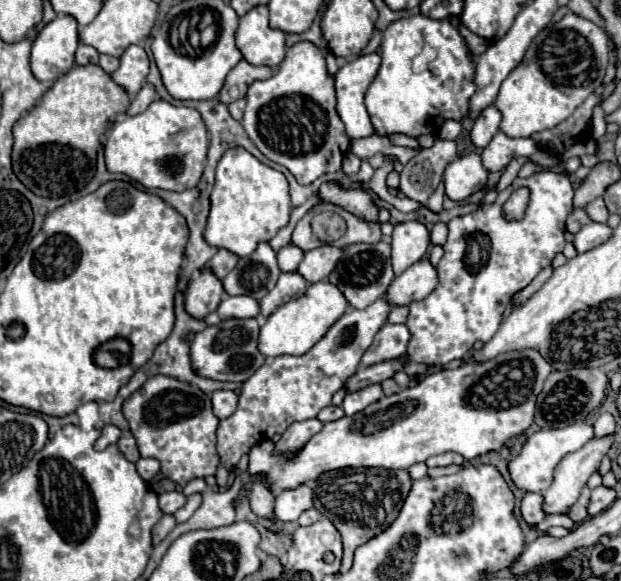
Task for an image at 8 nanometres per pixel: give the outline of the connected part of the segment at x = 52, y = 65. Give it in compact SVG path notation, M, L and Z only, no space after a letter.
M57 17L55 21L47 23L39 33L37 39L33 41L31 47L31 73L39 81L55 81L59 75L65 75L75 59L75 49L79 45L79 35L77 35L77 21L73 17Z

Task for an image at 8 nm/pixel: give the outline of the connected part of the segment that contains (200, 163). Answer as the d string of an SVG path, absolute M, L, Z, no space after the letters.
M163 99L153 101L143 113L117 121L105 141L105 165L111 173L123 173L145 189L185 191L193 189L205 169L209 135L201 115L189 107L175 107Z

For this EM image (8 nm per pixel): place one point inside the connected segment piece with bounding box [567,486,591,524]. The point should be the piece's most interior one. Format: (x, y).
(578, 513)

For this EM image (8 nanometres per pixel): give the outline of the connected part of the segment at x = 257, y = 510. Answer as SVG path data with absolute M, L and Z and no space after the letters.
M255 481L253 487L251 487L251 491L249 491L249 505L251 505L251 511L257 517L277 521L275 519L275 495L261 481Z

